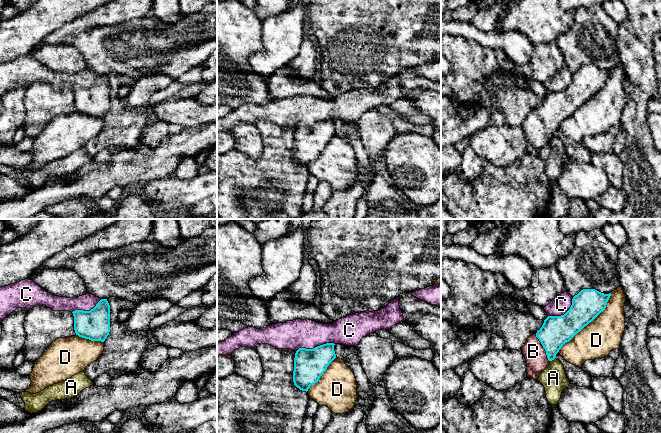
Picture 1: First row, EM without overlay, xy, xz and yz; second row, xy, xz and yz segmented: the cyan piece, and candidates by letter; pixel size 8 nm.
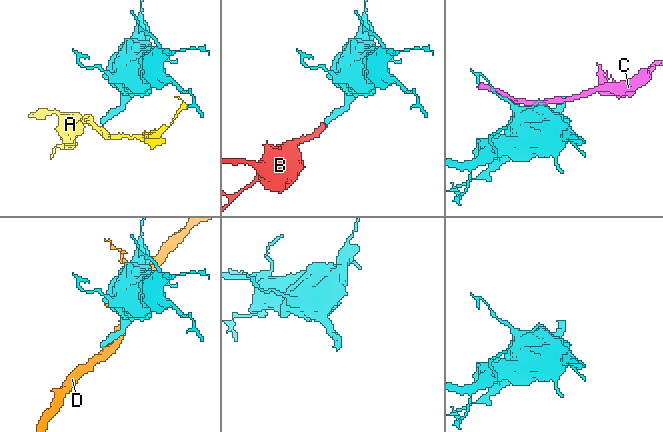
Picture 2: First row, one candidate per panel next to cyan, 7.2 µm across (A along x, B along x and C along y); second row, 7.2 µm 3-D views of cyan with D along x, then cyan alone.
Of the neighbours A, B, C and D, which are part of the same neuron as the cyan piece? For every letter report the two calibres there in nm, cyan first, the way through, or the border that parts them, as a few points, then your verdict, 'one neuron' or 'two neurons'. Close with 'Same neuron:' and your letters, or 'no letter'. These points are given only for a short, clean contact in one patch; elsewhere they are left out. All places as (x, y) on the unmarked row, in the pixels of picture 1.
A: 240/200 nm | along yz (554, 134), (550, 137) | two neurons
B: 240/170 nm | across yz (556, 106), (543, 123), (538, 127), (533, 127) | one neuron
C: 260/220 nm | along xz (334, 119), (323, 119), (312, 124), (298, 124), (295, 127) | two neurons
D: 240/280 nm | two neurons
Same neuron: B

